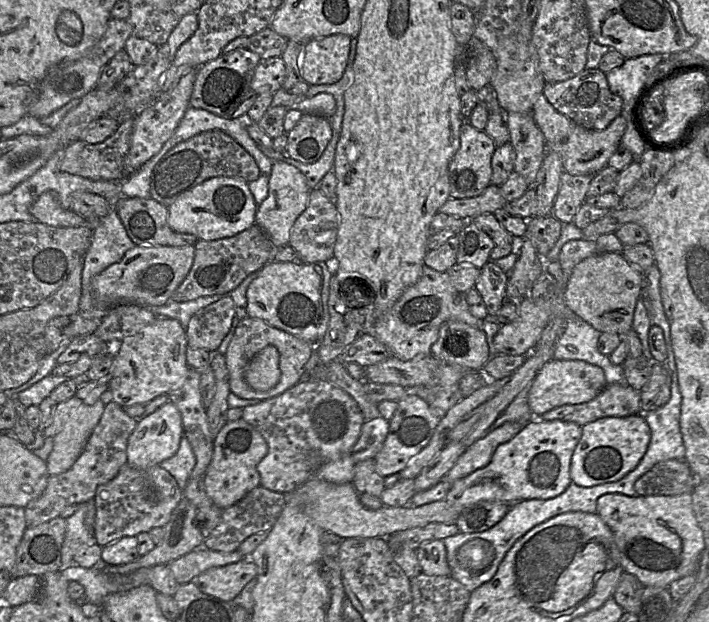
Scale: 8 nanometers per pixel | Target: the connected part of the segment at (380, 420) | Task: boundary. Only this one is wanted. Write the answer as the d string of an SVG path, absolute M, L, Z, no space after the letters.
M382 416L365 420L359 438L351 450L355 462L373 460L383 446L389 422Z

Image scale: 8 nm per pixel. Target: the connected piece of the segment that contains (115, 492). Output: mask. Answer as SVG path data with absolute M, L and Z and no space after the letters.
M123 465L112 480L96 490L93 528L96 543L104 547L122 537L137 536L155 527L164 527L182 497L175 478L159 465L146 469Z

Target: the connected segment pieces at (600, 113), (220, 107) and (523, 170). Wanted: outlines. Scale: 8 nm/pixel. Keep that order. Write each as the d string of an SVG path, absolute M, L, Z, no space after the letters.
M585 68L568 80L546 83L543 94L559 113L564 114L577 125L589 130L604 130L621 114L623 106L623 100L611 92L606 73L599 68Z
M236 49L230 53L222 53L218 58L198 68L190 97L190 106L203 109L217 116L231 119L251 89L251 81L261 58L247 49Z
M508 112L505 115L510 133L509 142L516 153L514 171L526 180L529 187L534 187L546 151L543 133L532 114Z

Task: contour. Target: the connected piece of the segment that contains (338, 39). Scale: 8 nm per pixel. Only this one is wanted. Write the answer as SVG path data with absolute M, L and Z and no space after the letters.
M332 34L303 44L301 75L309 85L334 84L345 71L351 37Z

